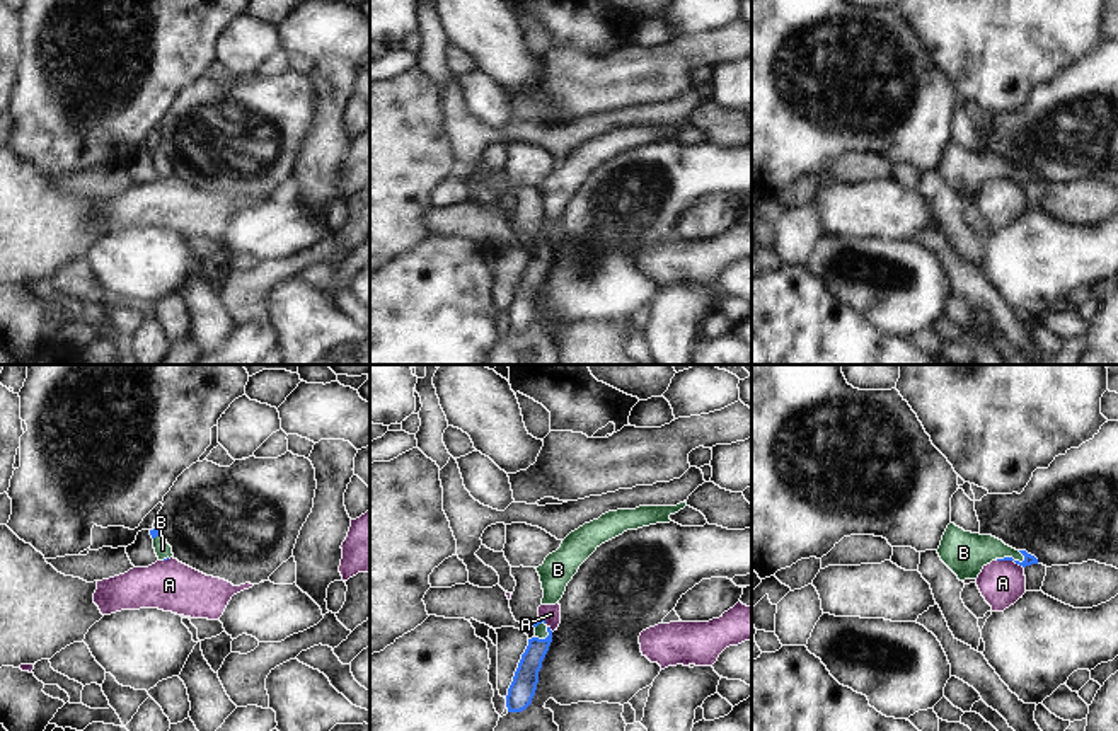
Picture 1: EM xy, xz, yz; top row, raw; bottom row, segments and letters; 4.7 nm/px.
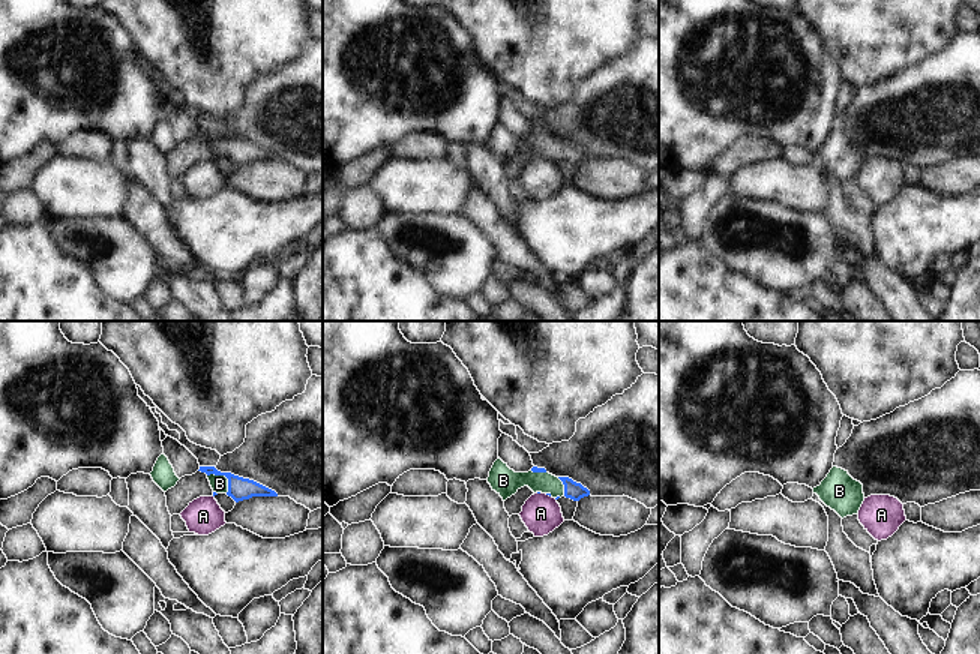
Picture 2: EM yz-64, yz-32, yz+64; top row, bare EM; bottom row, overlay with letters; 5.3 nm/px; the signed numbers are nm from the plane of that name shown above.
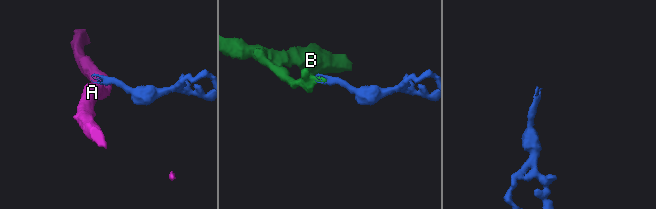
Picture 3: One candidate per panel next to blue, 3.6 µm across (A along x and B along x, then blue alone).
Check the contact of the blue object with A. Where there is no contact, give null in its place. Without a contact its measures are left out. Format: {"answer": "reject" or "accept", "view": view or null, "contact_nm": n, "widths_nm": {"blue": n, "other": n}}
{"answer": "reject", "view": "yz", "contact_nm": 140, "widths_nm": {"blue": 50, "other": 220}}

